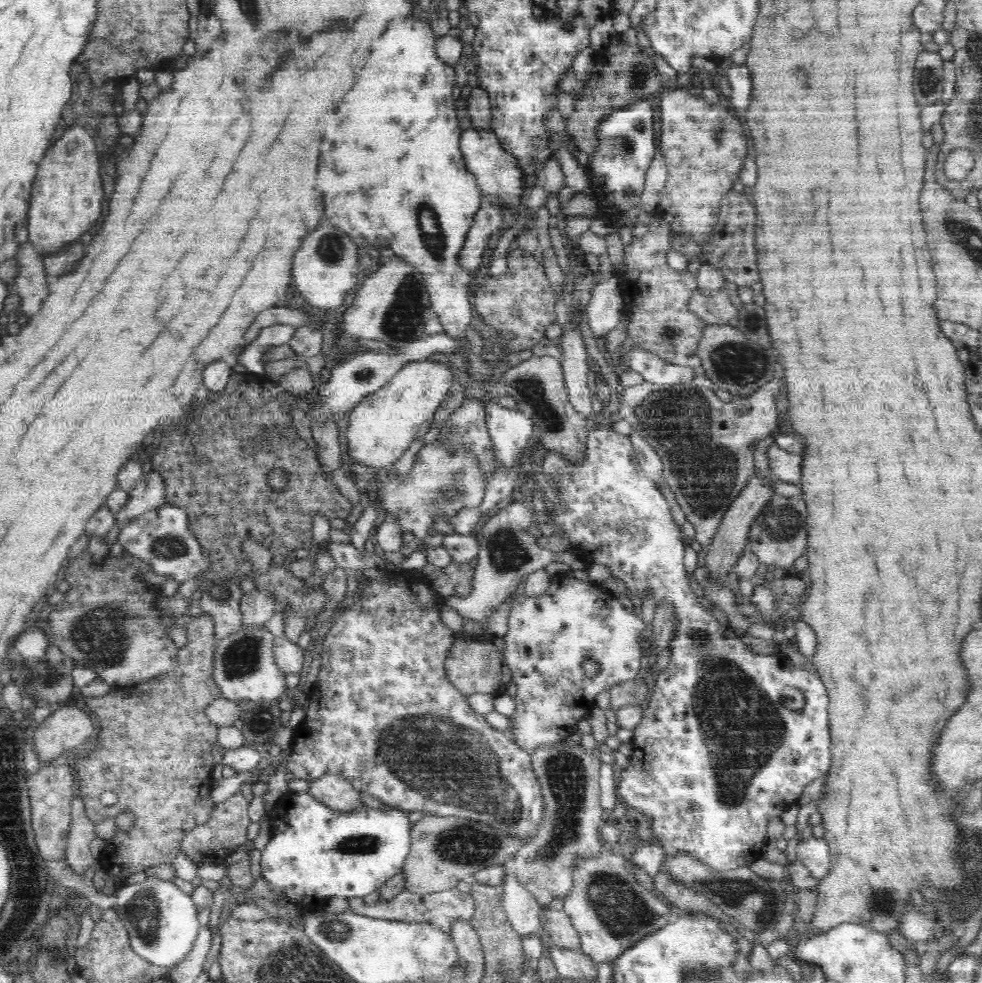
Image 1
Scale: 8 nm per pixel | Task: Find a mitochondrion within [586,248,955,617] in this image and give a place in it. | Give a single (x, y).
(681, 421)

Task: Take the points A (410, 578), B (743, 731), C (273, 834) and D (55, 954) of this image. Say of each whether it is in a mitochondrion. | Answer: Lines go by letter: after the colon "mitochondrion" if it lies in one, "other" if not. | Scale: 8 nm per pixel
A: other
B: mitochondrion
C: other
D: mitochondrion

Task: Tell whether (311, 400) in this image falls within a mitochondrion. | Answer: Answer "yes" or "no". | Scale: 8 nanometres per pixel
no

